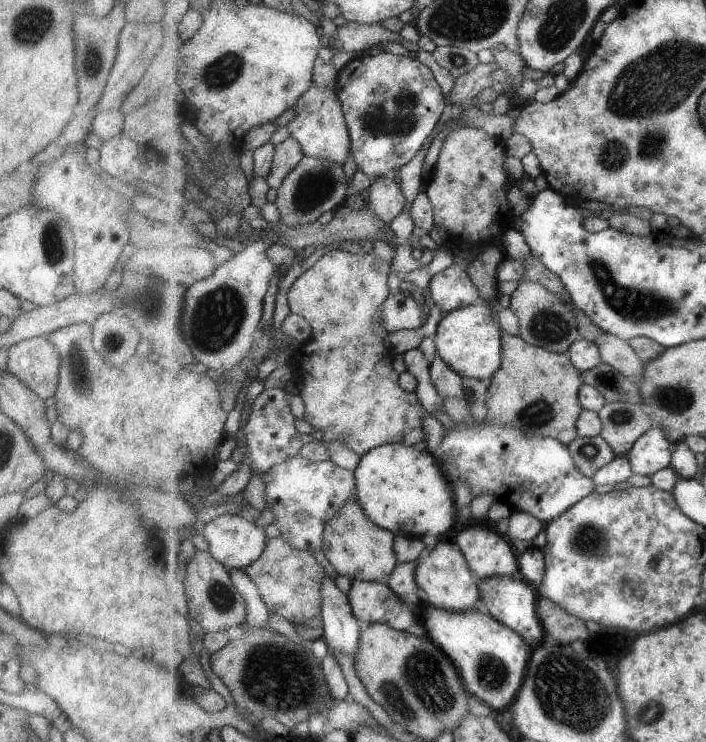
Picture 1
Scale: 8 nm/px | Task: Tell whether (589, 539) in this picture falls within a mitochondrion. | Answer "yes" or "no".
yes

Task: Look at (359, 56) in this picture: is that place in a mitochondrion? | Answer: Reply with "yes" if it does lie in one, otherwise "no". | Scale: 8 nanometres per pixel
no

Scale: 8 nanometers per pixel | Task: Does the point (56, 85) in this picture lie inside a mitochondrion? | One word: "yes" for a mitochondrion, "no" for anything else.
no

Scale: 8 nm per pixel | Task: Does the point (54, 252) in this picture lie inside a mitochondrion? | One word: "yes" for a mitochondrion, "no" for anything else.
yes

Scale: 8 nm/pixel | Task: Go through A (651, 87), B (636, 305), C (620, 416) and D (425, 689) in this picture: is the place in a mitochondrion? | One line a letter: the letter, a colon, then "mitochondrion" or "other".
A: mitochondrion
B: mitochondrion
C: mitochondrion
D: mitochondrion

